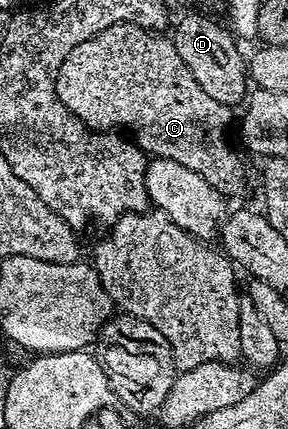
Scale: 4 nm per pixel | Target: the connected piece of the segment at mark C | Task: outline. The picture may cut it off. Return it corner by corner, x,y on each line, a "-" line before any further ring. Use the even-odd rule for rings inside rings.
132,23
109,25
109,29
97,33
93,37
89,37
89,41
81,41
81,45
69,49
65,61
61,61
61,69
55,75
55,92
61,101
61,105
65,105
65,109
69,109
69,113
76,115
91,130
111,131
123,126
124,132
132,131
135,134
132,135
134,142
138,143
141,150
148,156
177,161
177,165
185,165
185,169
193,169
193,173
201,173
201,177
205,177
205,181
209,181
209,185
213,185
217,190
222,191
224,196
231,197
234,191
242,189
243,171
239,168
239,155
231,148
231,139
227,136
231,131
232,108
226,107
221,101
213,101
213,97
209,97
209,93
205,93
205,89
201,89
201,85
197,85
193,73
189,73
185,61
181,61
181,56
177,54
174,42
166,34
146,31

